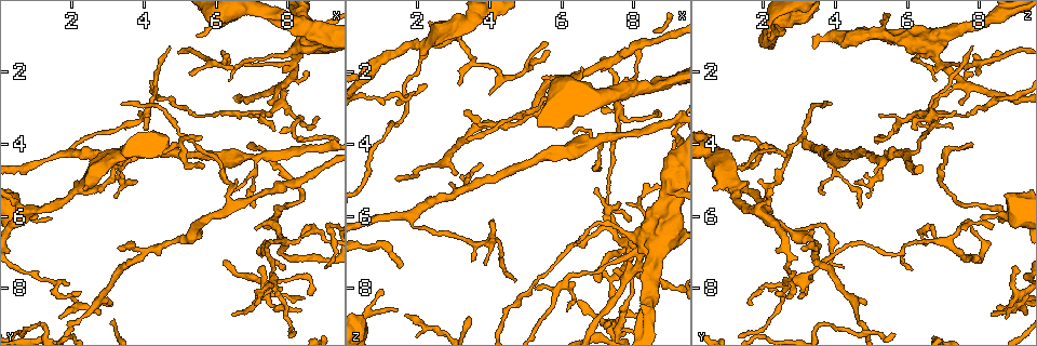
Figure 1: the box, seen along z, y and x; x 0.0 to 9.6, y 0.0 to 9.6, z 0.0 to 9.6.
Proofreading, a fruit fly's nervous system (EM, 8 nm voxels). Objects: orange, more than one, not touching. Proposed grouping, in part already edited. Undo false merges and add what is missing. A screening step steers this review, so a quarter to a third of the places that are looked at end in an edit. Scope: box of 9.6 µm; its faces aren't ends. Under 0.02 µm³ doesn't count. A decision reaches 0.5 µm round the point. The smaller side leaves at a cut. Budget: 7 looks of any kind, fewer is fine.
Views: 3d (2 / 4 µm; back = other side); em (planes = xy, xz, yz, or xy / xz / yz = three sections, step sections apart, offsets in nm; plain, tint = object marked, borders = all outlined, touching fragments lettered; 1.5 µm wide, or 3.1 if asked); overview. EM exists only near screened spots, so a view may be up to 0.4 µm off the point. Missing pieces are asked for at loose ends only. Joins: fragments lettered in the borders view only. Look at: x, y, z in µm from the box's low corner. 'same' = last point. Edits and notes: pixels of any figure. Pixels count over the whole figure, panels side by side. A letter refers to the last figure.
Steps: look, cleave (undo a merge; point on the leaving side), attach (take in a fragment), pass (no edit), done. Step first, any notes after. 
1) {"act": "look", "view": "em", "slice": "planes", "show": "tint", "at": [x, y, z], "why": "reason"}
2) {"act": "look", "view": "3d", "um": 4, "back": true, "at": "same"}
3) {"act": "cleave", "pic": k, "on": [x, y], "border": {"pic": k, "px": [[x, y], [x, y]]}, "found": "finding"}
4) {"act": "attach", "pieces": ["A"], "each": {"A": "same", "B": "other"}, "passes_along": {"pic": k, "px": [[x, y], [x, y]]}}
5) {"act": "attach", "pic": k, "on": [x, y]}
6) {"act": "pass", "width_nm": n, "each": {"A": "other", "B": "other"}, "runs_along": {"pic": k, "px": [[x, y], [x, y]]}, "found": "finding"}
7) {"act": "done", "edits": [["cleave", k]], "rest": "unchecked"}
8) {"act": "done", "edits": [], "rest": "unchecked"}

{"act": "look", "view": "em", "slice": "planes", "show": "borders", "at": [6.40, 8.75, 8.25], "why": "free end"}

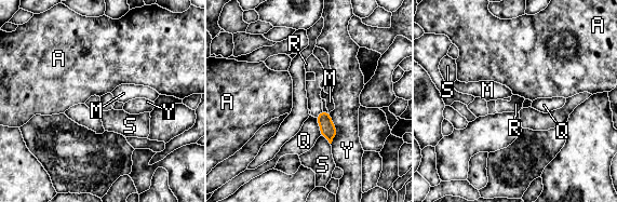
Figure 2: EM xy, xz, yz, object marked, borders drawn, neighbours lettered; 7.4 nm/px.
{"act": "attach", "pieces": ["R"], "each": {"A": "other", "M": "other", "Q": "other", "R": "same", "S": "other", "Y": "other"}, "passes_along": {"pic": 2, "px": [[327, 130], [319, 113], [314, 104]]}, "found": "the neuron continues"}

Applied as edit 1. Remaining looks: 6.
{"act": "look", "view": "3d", "um": 2, "at": [7.10, 6.40, 7.55]}

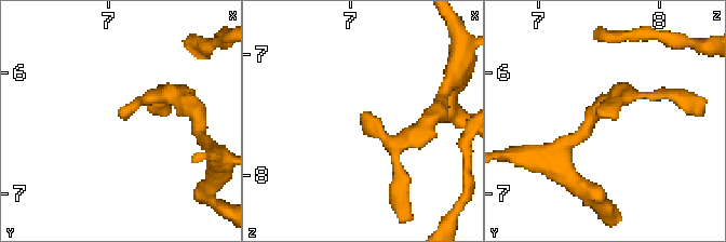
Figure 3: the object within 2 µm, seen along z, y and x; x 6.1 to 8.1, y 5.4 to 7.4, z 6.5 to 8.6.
{"act": "look", "view": "em", "slice": "yz", "step": 8, "show": "tint", "at": [7.12, 6.36, 7.52], "why": "need the tissue"}

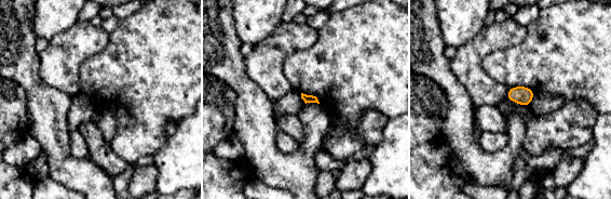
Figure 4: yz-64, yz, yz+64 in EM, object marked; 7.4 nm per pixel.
{"act": "look", "view": "em", "slice": "planes", "show": "borders", "at": "same", "why": "cut it another way"}

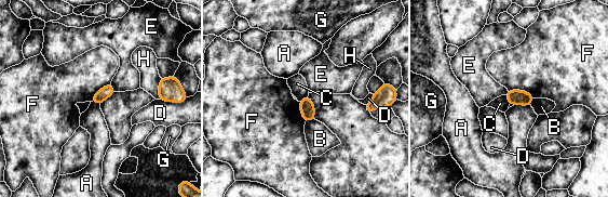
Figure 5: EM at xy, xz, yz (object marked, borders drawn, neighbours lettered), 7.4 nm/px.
{"act": "pass", "longest_contact_nm": ["F", 200], "each": {"A": "other", "B": "other", "C": "other", "D": "other", "E": "other", "F": "other", "G": "other", "H": "other"}, "border": {"pic": 5, "px": [[308, 94], [298, 101]]}, "found": "none of them fits"}

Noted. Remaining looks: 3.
{"act": "look", "view": "3d", "um": 2, "at": [2.30, 5.10, 1.20], "why": "small branch off a trunk"}

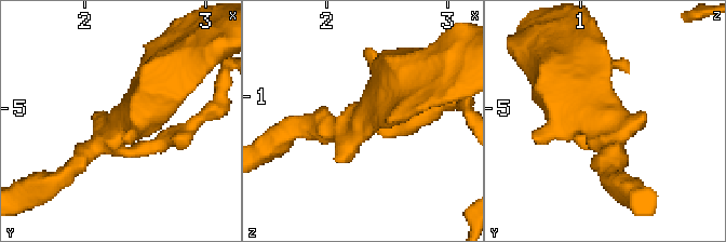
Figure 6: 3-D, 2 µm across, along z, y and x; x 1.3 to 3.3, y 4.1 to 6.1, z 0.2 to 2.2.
{"act": "look", "view": "em", "slice": "planes", "show": "borders", "at": [2.26, 5.18, 1.18], "why": "need the tissue"}

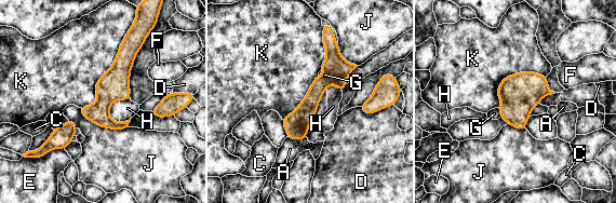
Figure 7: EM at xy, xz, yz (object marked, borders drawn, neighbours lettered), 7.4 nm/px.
{"act": "pass", "width_nm": 160, "each": {"A": "other", "C": "other", "D": "other", "E": "other", "F": "other", "G": "other", "H": "other", "J": "other", "K": "other"}, "border": {"pic": 7, "px": [[129, 30], [96, 99], [79, 107]]}, "found": "continuous, no second neuron"}

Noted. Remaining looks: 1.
{"act": "done", "edits": [["attach", 2]], "rest": "unchecked"}

